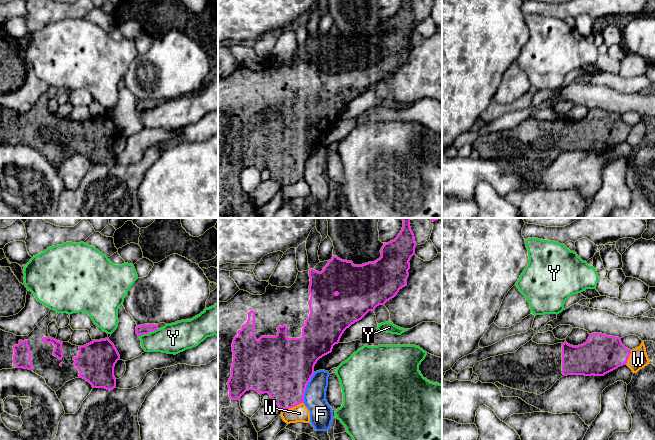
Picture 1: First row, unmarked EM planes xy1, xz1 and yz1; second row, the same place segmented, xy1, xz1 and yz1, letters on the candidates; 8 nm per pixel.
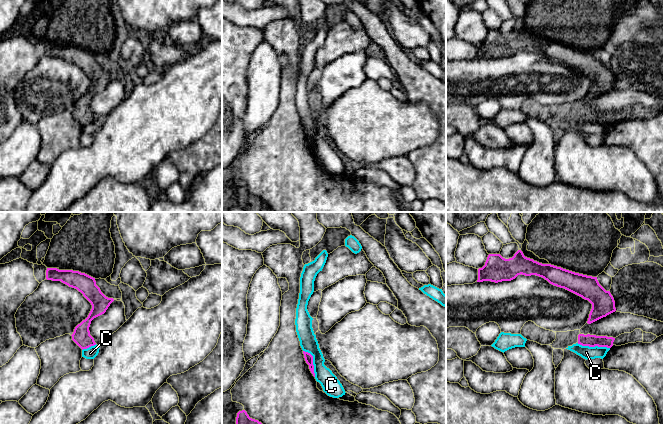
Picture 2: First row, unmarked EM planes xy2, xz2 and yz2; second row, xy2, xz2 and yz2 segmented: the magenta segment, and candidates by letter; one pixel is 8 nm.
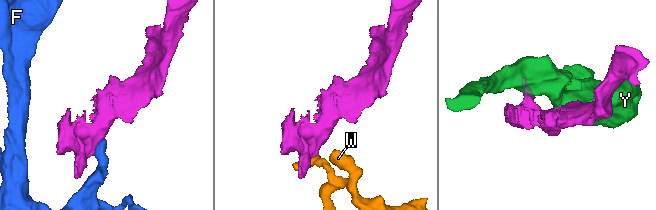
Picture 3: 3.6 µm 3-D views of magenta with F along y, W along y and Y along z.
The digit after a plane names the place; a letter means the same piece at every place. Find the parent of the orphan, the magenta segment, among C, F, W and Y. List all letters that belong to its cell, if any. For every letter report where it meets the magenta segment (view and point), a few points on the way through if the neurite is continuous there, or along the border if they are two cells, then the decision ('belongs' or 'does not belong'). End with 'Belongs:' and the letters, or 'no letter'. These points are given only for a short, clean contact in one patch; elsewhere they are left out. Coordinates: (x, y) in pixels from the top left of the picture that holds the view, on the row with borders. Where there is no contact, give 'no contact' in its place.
C: meets magenta in yz2 at (593, 346); border along yz2 (577, 343), (583, 346), (606, 346), (609, 348); does not belong
F: meets magenta in xz1 at (305, 387); border along xz1 (314, 372), (306, 385), (302, 402); does not belong
W: meets magenta in xz1 at (292, 407); border along xz1 (302, 402), (282, 410); does not belong
Y: meets magenta in xy1 at (147, 333); border along xy1 (157, 328), (138, 336); does not belong
Belongs: no letter

